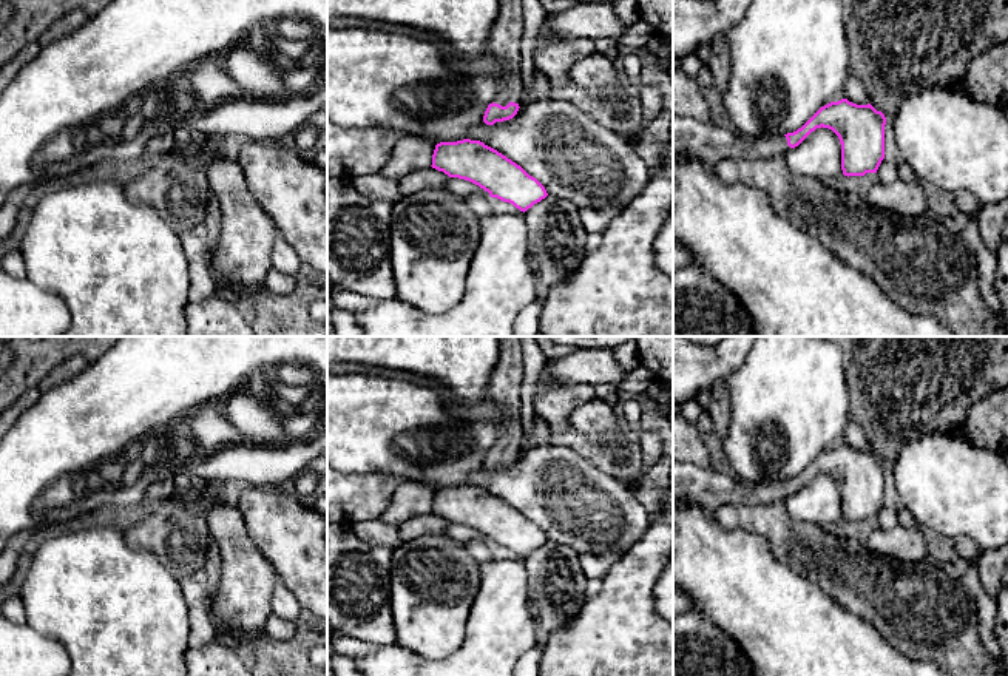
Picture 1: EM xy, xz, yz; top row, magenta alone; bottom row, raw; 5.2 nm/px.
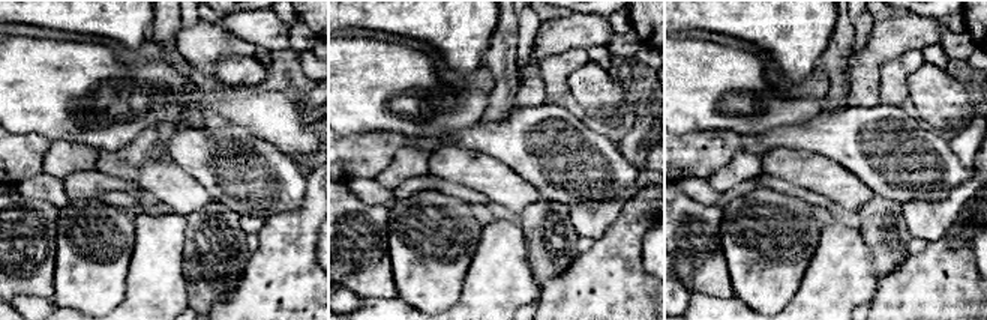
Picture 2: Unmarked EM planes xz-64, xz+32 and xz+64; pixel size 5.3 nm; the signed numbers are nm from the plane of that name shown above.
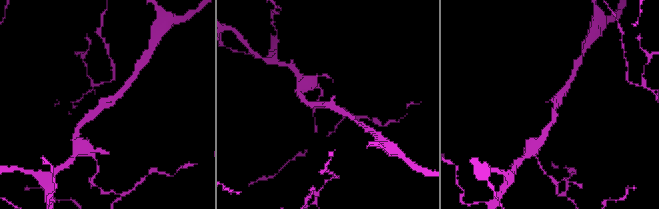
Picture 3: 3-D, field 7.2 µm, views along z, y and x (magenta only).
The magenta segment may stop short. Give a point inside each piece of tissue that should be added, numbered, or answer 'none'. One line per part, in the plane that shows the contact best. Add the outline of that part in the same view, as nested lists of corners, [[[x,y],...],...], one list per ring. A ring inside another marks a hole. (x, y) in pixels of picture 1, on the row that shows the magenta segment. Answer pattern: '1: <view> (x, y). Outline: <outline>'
1: xz (507, 31). Outline: [[[499,0],[499,14],[491,28],[488,49],[496,59],[502,85],[494,103],[506,106],[520,103],[520,40],[523,35],[523,11],[520,0]]]

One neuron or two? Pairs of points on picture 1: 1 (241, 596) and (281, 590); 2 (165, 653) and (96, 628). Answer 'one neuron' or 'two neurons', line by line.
1: two neurons
2: one neuron

